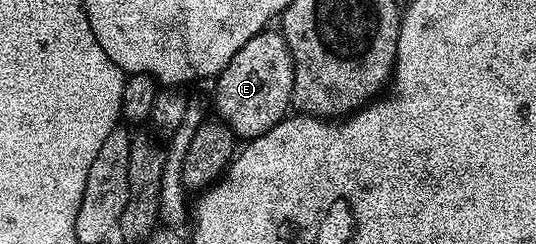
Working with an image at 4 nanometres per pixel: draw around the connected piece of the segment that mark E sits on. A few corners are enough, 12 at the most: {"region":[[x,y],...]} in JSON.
{"region":[[260,31],[216,76],[218,120],[257,139],[290,114],[293,58]]}

